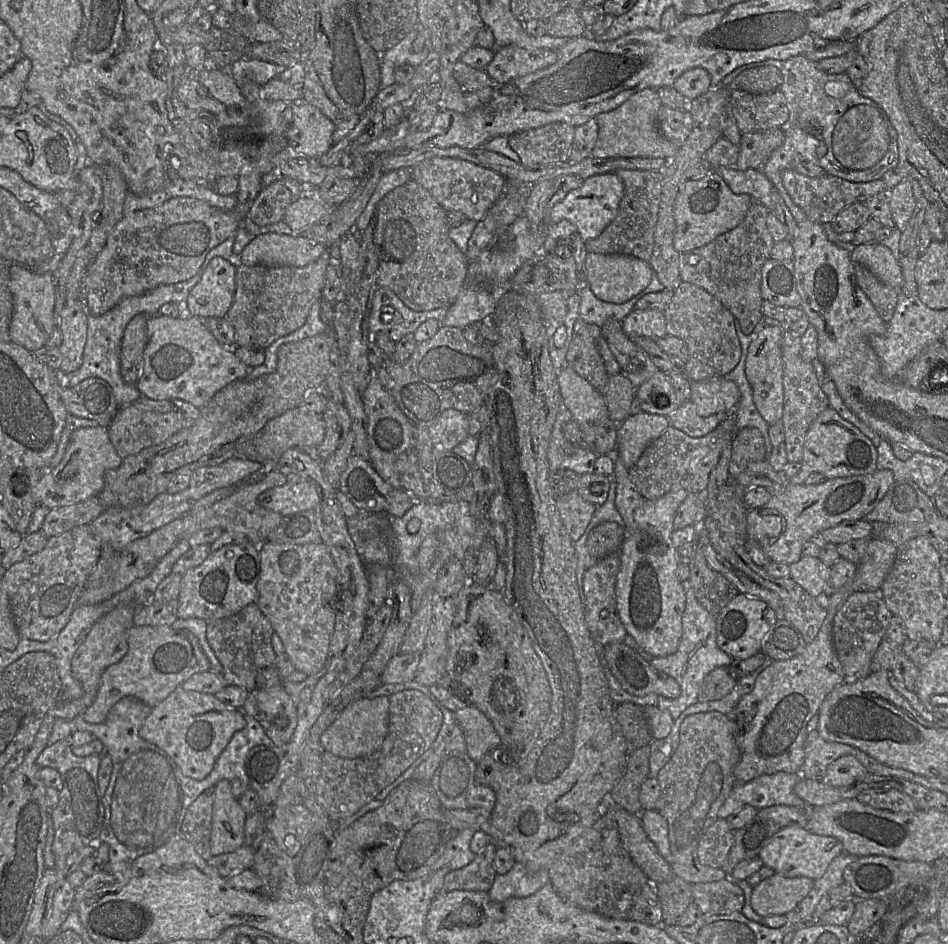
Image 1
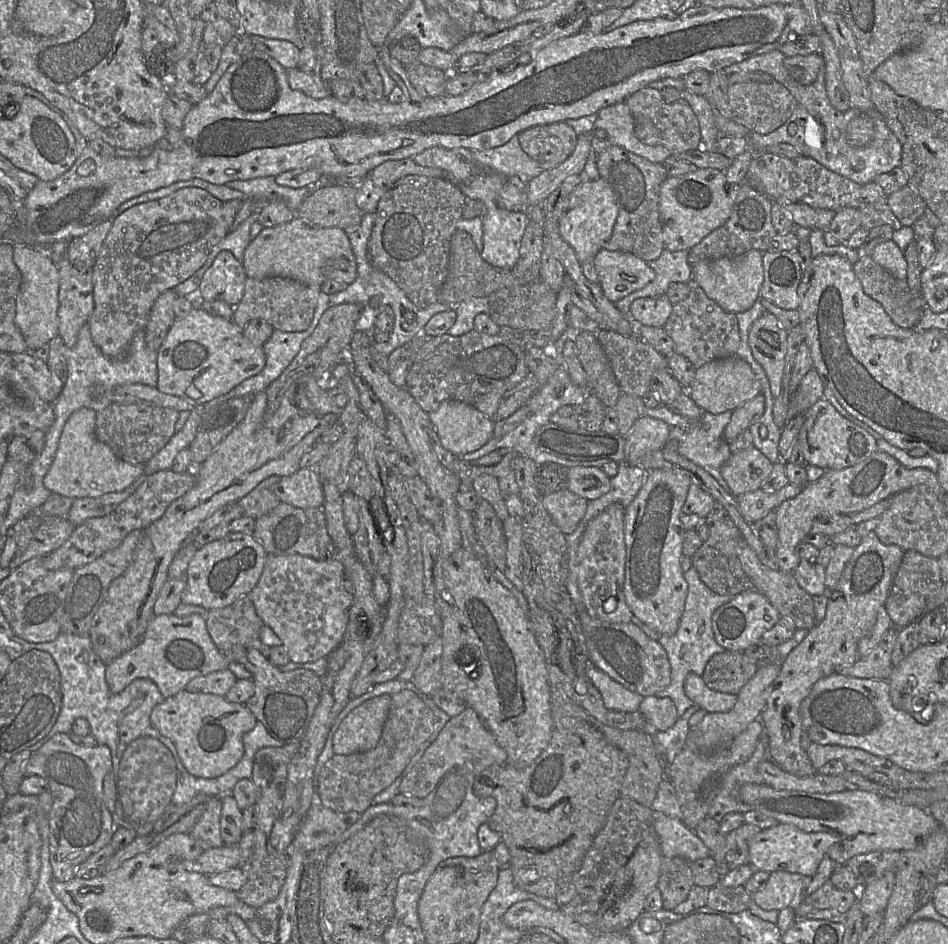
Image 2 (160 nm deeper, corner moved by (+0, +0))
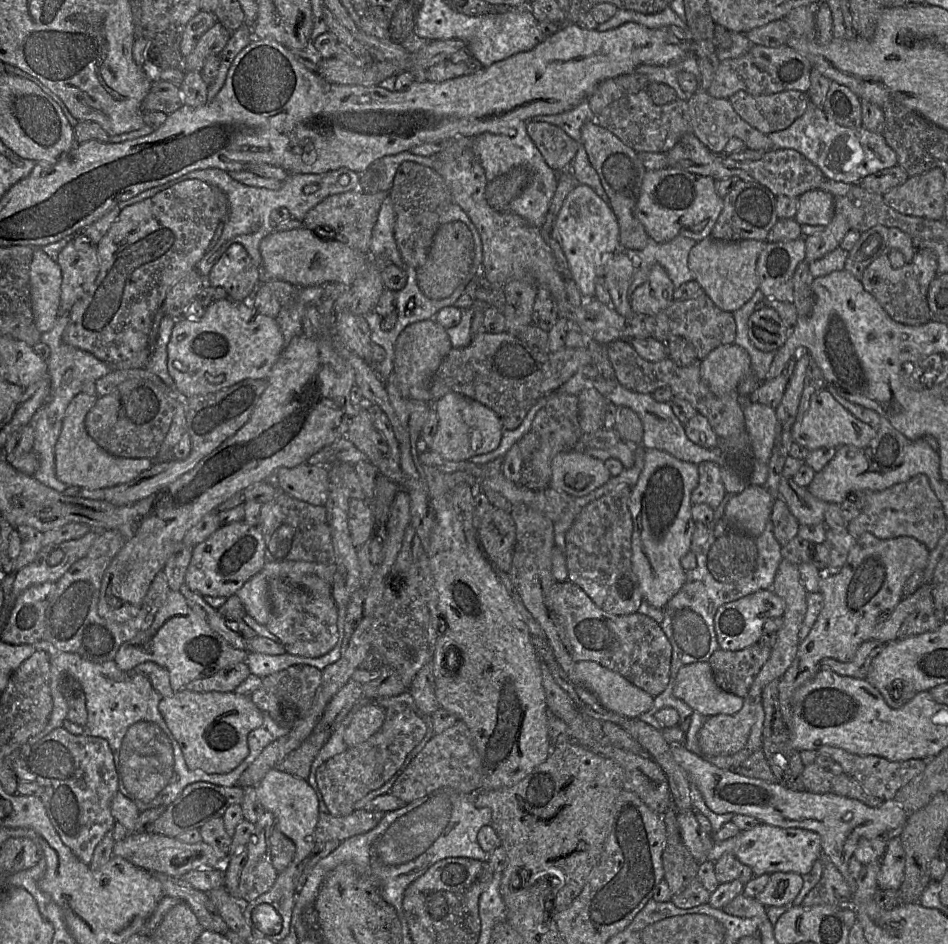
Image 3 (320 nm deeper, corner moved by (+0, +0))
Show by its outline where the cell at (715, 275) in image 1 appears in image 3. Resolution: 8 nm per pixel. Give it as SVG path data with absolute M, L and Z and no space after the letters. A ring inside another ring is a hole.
M739 180L737 185L724 197L724 206L711 237L724 241L760 240L766 242L768 234L778 221L776 196L757 182Z

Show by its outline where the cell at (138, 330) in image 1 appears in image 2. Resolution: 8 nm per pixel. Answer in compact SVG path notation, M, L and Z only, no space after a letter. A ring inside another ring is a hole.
M168 289L155 301L144 328L145 341L149 348L158 350L165 340L176 319L173 304L178 297L175 289Z

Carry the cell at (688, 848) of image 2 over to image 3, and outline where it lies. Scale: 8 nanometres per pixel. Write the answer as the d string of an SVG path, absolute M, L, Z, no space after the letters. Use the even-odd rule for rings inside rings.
M760 822L750 830L740 831L734 837L714 842L707 860L715 863L726 853L734 854L741 863L749 866L754 876L774 872L793 872L802 876L811 871L814 862L822 854L821 837L807 829L781 828Z

